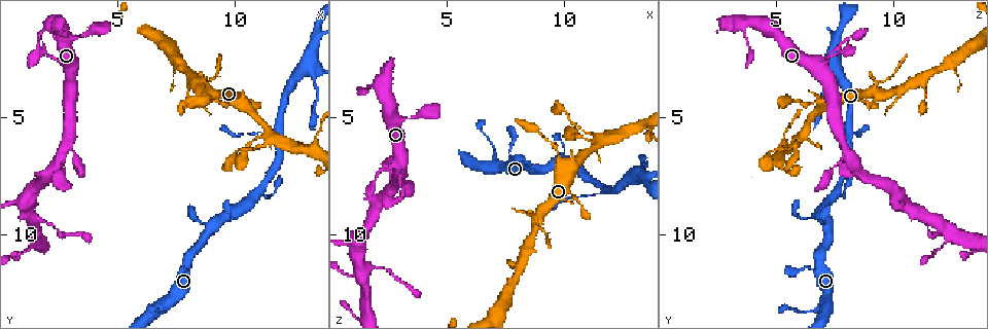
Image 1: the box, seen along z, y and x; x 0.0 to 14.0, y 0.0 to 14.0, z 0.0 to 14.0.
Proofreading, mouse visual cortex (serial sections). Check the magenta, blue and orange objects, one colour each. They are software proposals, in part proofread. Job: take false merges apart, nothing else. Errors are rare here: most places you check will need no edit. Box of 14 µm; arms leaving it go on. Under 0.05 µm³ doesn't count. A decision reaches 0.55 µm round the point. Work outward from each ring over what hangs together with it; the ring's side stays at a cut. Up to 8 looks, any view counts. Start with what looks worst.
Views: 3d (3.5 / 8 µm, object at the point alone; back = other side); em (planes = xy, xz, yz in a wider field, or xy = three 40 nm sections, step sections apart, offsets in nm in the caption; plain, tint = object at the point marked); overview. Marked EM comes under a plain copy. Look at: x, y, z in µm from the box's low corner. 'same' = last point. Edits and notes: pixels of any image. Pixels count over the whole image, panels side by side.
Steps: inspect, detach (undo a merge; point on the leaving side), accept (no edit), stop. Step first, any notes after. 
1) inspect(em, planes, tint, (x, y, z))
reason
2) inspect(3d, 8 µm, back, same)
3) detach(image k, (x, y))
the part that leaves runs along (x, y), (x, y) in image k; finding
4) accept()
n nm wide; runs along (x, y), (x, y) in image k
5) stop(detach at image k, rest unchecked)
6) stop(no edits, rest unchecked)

inspect(3d, 3.5 µm, (1.5, 10.0, 12.3))
arms part here

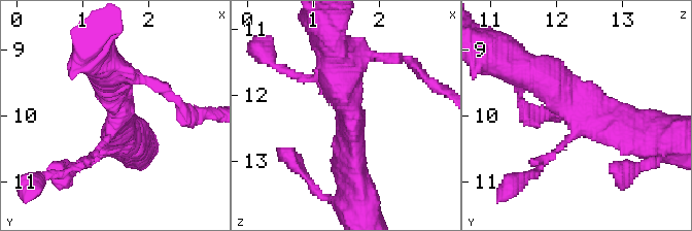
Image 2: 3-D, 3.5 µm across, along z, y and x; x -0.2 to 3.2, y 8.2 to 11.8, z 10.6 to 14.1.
inspect(em, xy, step 1, tint, (1.55, 9.95, 12.35))
now the EM

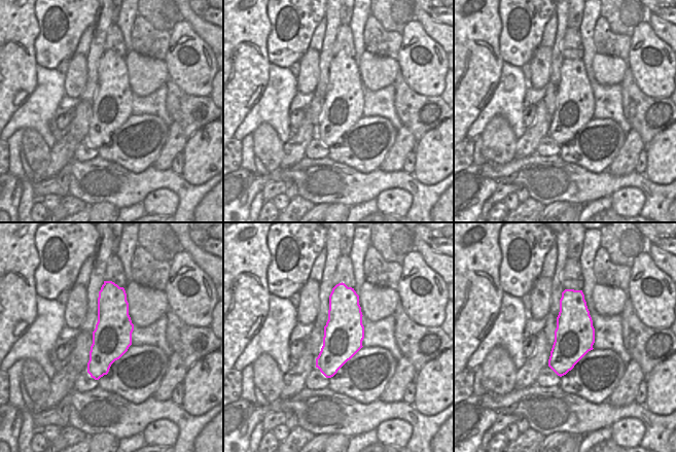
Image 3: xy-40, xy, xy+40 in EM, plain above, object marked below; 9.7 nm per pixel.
accept()
runs along (528, 71), (574, 109), (639, 138) in image 2; all the same cell

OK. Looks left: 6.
inspect(3d, 3.5 µm, (11.6, 5.8, 5.9))
a narrow waist

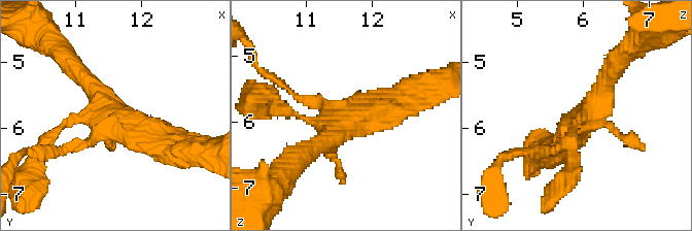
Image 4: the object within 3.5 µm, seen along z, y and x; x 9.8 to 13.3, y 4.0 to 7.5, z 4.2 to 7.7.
inspect(em, xy, step 5, tint, (11.60, 5.85, 6.00))

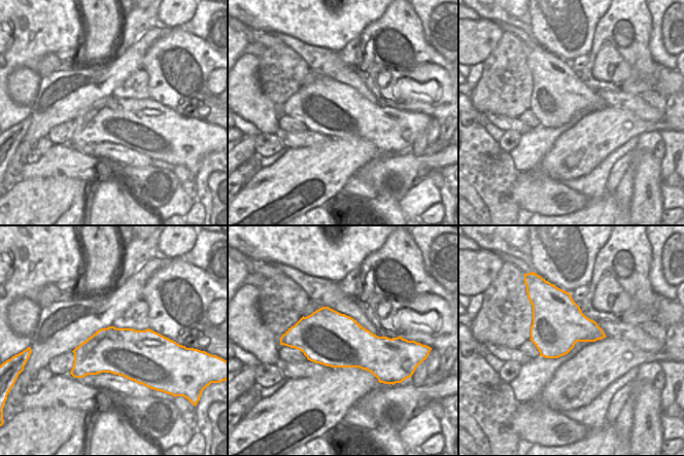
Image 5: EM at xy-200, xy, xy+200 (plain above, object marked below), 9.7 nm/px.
accept()
runs along (73, 66), (114, 118), (168, 149) in image 4; one cell here

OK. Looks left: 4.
inspect(3d, 3.5 µm, (13.3, 6.3, 5.4))
small branch off a trunk

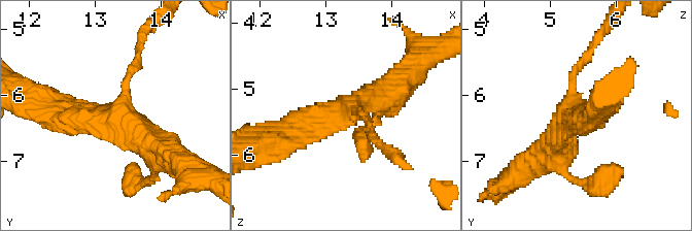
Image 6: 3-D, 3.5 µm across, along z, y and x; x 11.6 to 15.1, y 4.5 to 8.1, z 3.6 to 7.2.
inspect(em, xy, step 1, tint, (13.40, 6.40, 5.30))
3 arms; arms of 150, 350, 450 nm

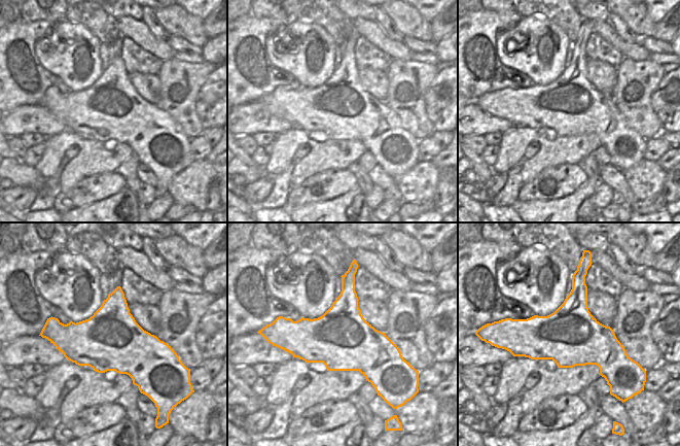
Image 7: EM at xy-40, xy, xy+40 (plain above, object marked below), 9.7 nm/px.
inspect(em, xy, step 2, tint, same)
another direction

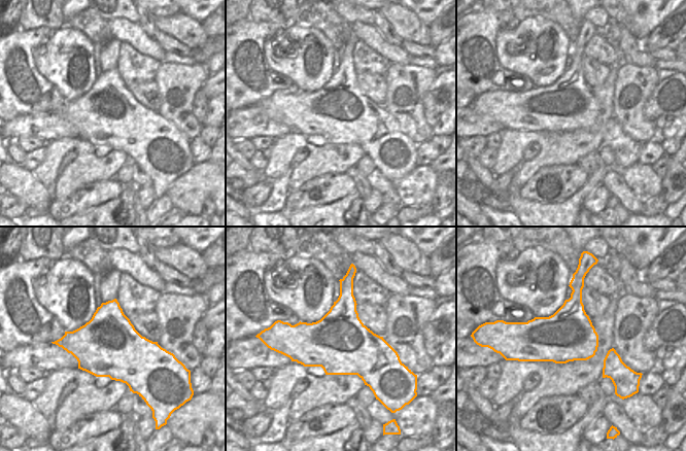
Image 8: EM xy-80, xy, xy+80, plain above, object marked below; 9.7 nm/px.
accept()
all the same cell

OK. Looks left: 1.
stop(no edits, rest unchecked)

